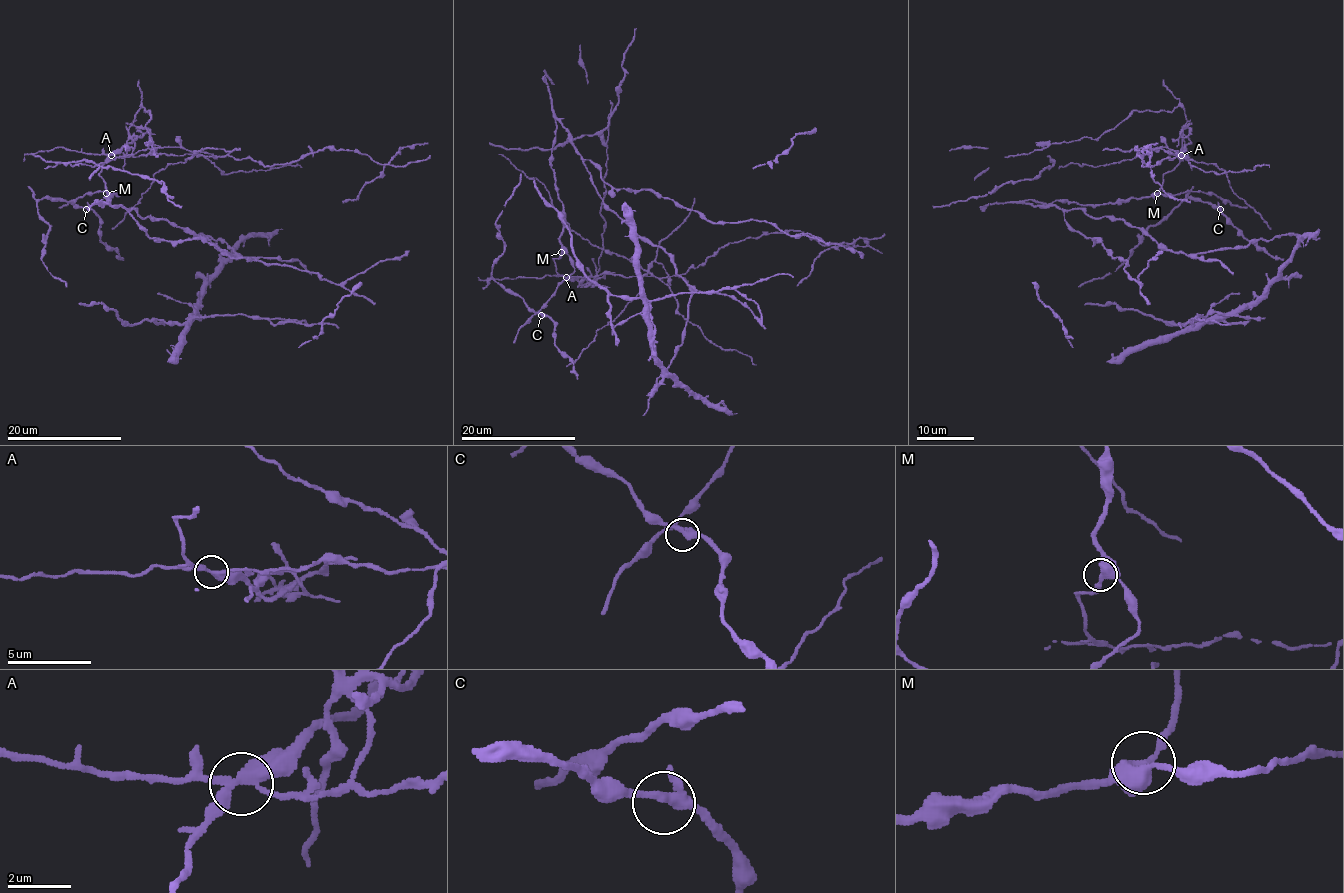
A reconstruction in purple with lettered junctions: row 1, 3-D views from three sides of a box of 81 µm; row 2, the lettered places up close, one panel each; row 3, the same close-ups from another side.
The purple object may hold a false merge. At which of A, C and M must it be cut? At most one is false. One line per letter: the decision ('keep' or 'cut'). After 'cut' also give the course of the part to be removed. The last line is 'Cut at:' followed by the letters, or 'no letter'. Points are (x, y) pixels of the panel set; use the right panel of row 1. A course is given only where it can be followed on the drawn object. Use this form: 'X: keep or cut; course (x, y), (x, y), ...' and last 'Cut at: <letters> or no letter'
A: cut; course (1181, 155), (1149, 165), (1142, 161), (1138, 148), (1135, 150), (1149, 157), (1151, 175), (1170, 196), (1190, 200)
C: keep
M: keep
Cut at: A

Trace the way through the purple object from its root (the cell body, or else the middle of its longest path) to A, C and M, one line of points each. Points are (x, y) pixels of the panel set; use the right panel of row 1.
A: (1203, 193), (1158, 193), (1162, 177), (1174, 168), (1181, 155)
C: (1203, 193), (1213, 193), (1220, 209)
M: (1203, 193), (1157, 193)

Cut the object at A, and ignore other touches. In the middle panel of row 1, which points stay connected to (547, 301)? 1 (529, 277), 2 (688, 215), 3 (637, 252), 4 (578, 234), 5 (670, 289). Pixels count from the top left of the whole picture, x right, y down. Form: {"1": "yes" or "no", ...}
{"1": "no", "2": "no", "3": "yes", "4": "no", "5": "no"}

